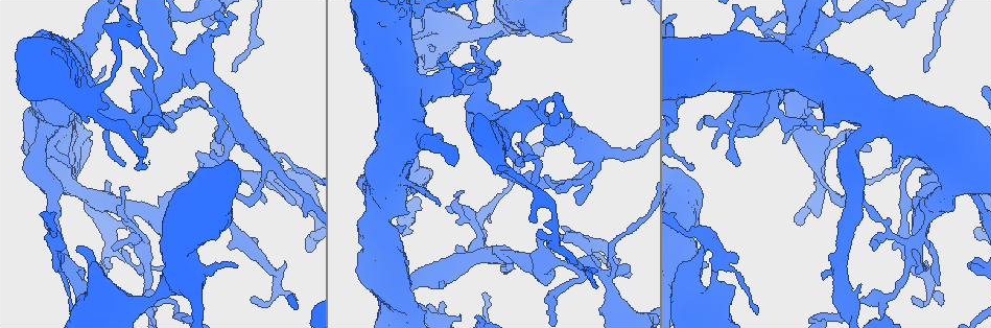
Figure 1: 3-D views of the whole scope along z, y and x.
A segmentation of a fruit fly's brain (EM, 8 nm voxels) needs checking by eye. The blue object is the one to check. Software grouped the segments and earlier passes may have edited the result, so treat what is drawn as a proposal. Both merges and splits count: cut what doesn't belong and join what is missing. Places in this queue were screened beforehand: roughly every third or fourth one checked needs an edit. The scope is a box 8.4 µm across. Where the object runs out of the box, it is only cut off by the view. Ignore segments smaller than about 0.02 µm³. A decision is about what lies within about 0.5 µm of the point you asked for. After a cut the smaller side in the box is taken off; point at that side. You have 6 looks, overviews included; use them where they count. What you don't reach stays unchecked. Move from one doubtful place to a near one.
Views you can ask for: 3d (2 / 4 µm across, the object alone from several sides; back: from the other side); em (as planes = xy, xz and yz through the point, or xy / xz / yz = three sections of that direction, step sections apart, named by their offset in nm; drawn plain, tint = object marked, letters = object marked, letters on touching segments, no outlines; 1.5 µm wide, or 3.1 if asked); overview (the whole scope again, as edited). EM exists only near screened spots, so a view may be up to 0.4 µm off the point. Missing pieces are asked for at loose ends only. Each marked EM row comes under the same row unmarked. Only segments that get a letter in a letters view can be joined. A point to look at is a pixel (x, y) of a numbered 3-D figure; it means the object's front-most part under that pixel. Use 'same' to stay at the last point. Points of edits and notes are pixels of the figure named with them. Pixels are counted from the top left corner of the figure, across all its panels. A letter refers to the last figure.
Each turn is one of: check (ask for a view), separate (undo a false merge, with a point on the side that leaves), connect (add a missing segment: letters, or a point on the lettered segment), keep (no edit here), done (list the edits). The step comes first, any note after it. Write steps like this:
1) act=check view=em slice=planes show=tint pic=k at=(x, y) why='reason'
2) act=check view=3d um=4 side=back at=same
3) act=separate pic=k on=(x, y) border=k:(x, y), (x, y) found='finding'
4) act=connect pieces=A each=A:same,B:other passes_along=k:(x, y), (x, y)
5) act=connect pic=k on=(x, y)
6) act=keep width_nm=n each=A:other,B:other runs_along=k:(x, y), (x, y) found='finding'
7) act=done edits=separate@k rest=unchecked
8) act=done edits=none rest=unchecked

act=check view=em slice=planes show=letters pic=1 at=(443, 75) why='sudden change in width'

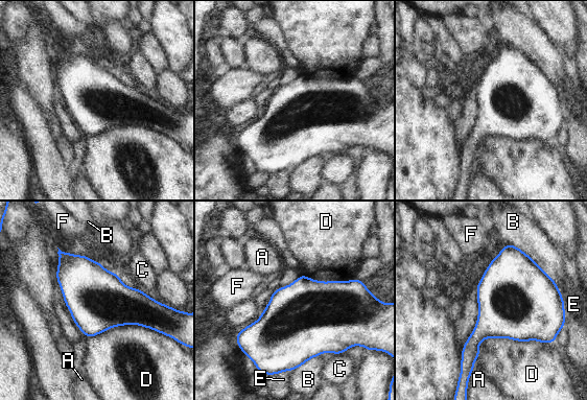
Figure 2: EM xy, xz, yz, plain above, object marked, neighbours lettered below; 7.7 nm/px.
act=keep longest_contact=D:650nm each=A:other,B:other,C:other,D:other,E:other,F:other border=2:(552, 342), (486, 337), (473, 366) found='all the same neuron'

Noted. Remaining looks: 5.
act=check view=em slice=planes show=tint pic=1 at=(194, 96) why='abrupt turn'

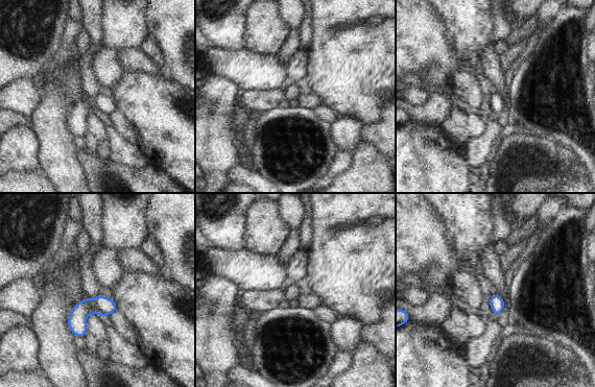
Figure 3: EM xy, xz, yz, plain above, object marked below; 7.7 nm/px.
act=check view=em slice=planes show=letters at=same why='what lies round it'

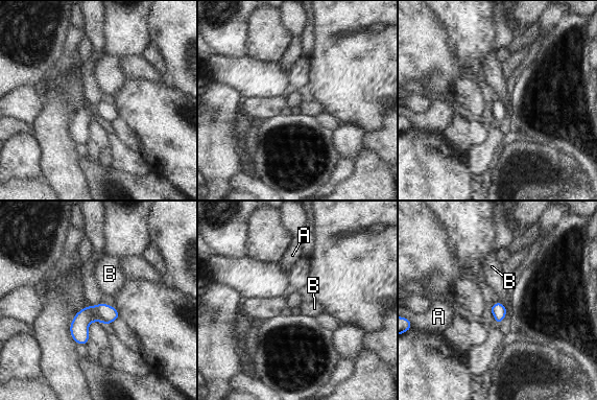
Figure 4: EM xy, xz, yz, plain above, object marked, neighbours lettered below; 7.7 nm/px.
act=keep longest_contact=B:90nm each=A:other,B:other border=4:(500, 301), (507, 309) found='all the same neuron'

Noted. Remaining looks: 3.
act=check view=3d um=2 side=back pic=1 at=(464, 191) why='free end'

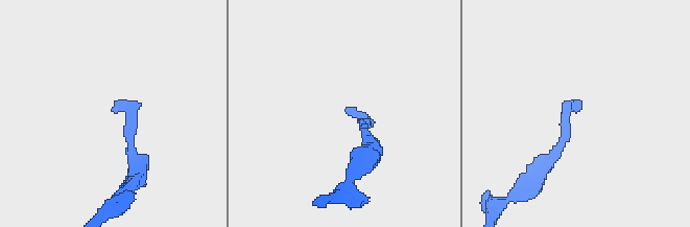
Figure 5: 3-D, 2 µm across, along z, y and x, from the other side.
act=check view=em slice=xz step=8 show=tint pic=5 at=(114, 106) why='shape alone is not enough'

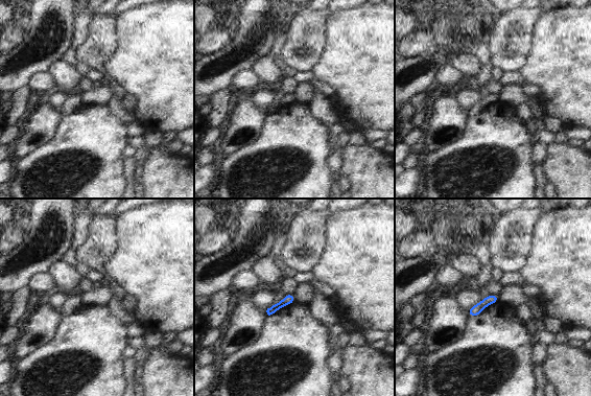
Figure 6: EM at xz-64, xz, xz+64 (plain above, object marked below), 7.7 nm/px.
act=check view=em slice=planes show=letters at=same why='another direction'

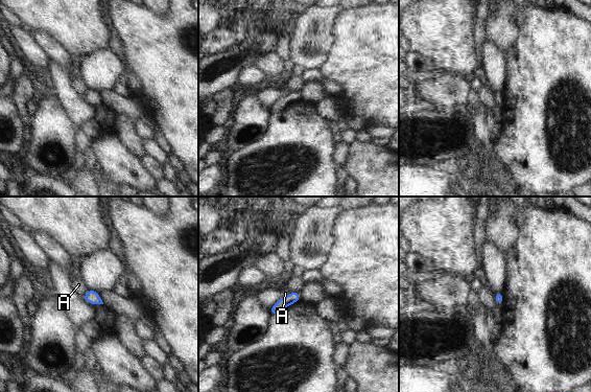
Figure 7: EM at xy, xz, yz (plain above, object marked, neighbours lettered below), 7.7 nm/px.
act=keep each=A:other border=7:(89, 290), (81, 296) found='none of them fits'

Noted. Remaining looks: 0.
act=done edits=none rest=unchecked

